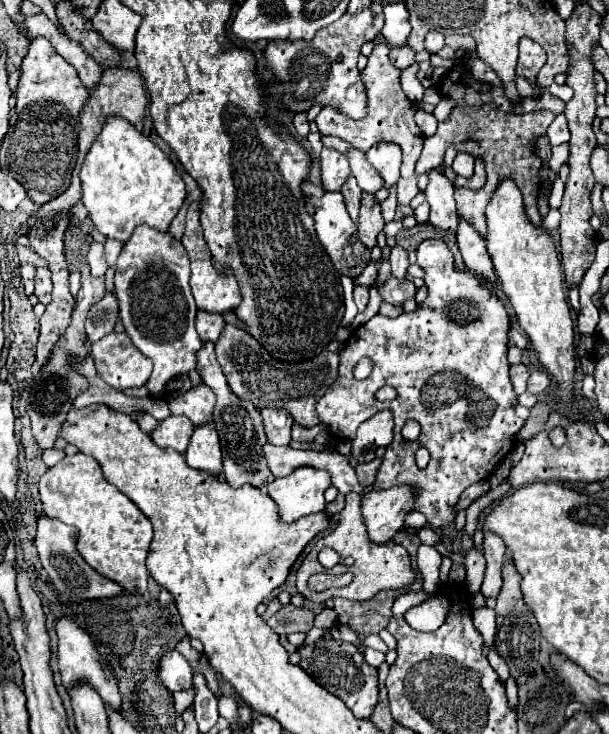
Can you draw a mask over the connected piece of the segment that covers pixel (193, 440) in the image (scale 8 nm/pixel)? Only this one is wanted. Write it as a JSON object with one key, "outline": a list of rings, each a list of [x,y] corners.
{"outline":[[[212,422],[194,428],[186,450],[186,462],[196,470],[206,470],[214,474],[222,472],[222,450],[216,426]]]}

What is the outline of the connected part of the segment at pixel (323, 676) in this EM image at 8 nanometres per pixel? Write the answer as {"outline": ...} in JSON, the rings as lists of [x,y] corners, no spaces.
{"outline":[[[316,640],[314,644],[300,646],[300,666],[330,694],[338,696],[356,718],[370,718],[378,700],[378,672],[364,660],[364,654],[342,640]]]}

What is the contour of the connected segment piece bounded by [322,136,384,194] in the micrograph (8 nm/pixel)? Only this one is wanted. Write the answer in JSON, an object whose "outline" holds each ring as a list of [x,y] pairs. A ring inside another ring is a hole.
{"outline":[[[324,136],[324,146],[332,146],[336,150],[340,150],[342,154],[348,156],[350,160],[350,168],[352,168],[352,174],[356,176],[358,180],[358,186],[364,190],[364,192],[378,192],[380,188],[384,188],[384,182],[382,182],[382,176],[374,170],[374,166],[368,162],[366,154],[356,150],[354,146],[350,146],[348,142],[344,140],[338,140],[334,136]]]}

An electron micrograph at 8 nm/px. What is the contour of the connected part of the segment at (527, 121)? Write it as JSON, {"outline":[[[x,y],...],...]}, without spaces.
{"outline":[[[468,60],[456,64],[452,70],[444,72],[440,78],[440,92],[448,98],[454,100],[452,114],[448,116],[446,122],[438,124],[438,132],[446,140],[446,144],[454,144],[456,152],[466,152],[474,156],[476,160],[482,160],[486,166],[486,184],[478,190],[470,188],[454,188],[454,198],[458,204],[458,212],[466,216],[478,228],[480,236],[486,236],[486,218],[484,218],[484,208],[498,184],[498,180],[512,176],[518,184],[518,188],[524,194],[524,204],[526,204],[526,214],[532,220],[532,224],[540,226],[542,216],[538,214],[538,190],[540,190],[540,170],[542,170],[542,160],[540,156],[534,154],[534,144],[538,136],[546,134],[546,128],[552,124],[556,118],[554,112],[550,110],[536,110],[530,114],[506,114],[498,110],[492,102],[484,102],[482,98],[492,98],[492,86],[488,82],[480,82],[472,78],[472,70]]]}

